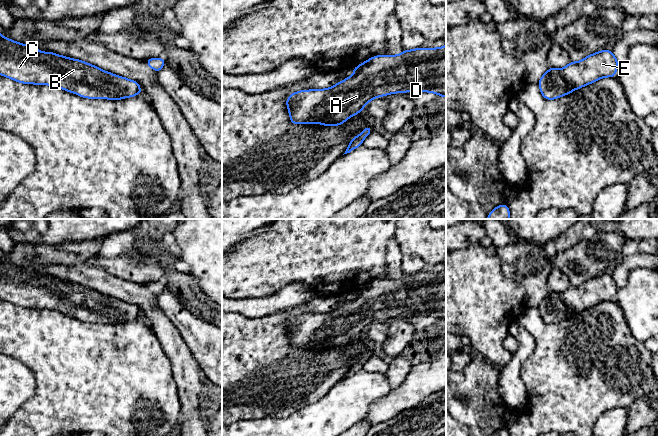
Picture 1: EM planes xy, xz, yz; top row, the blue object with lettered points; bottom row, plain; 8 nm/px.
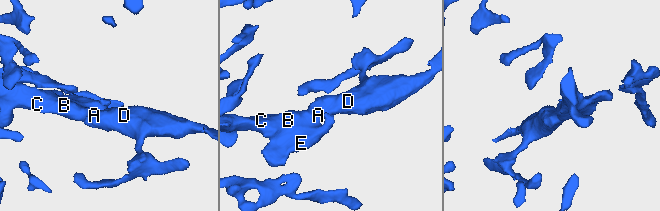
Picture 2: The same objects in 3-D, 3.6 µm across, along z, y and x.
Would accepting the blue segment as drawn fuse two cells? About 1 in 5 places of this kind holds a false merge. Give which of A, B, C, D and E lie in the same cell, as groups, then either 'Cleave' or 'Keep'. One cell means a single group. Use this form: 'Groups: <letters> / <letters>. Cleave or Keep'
Groups: A B C D E. Keep

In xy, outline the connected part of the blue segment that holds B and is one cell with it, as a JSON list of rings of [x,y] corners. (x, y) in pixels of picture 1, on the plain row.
[[[0,257],[0,299],[24,308],[51,309],[75,317],[83,322],[119,324],[142,317],[140,309],[134,305],[104,295],[94,289],[78,283],[61,280],[53,276],[41,276],[35,269],[23,269],[20,266],[4,262]]]

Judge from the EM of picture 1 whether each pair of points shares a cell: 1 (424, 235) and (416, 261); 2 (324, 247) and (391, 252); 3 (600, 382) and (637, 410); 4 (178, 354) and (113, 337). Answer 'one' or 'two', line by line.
1: two
2: two
3: two
4: two

